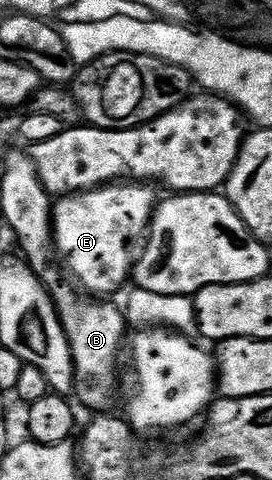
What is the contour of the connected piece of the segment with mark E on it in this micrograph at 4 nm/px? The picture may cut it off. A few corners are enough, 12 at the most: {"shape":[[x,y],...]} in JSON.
{"shape":[[145,183],[54,204],[56,256],[86,294],[130,280],[159,197]]}

